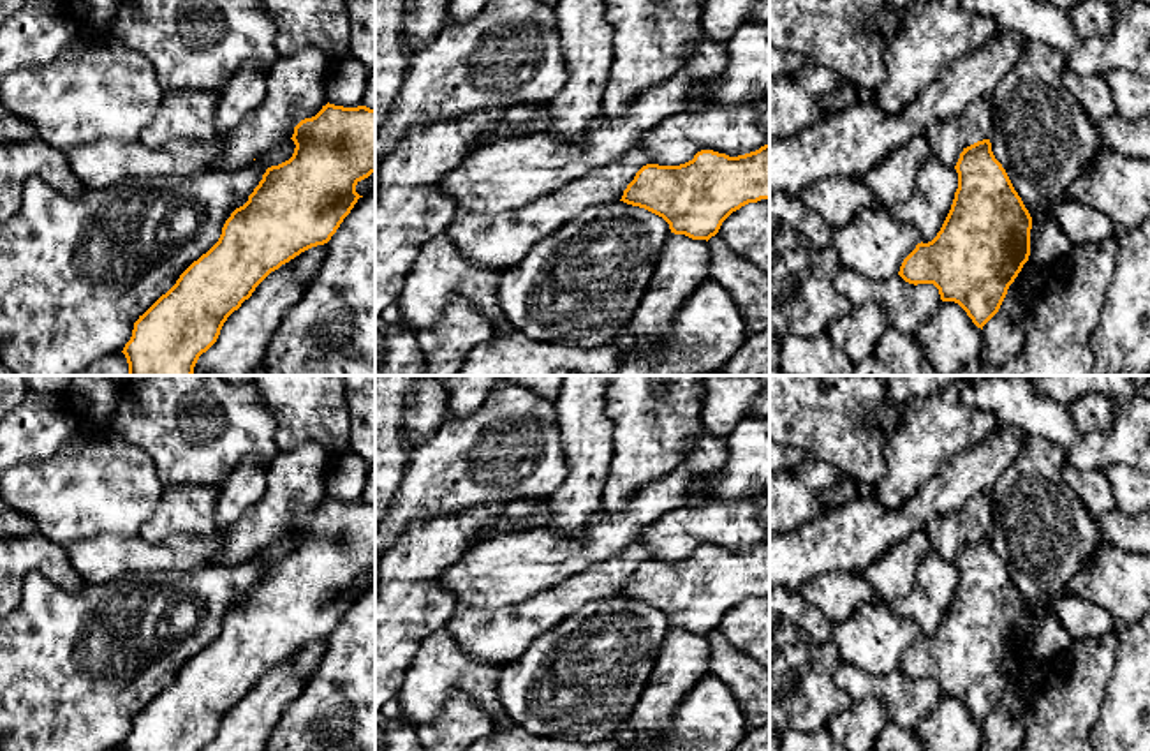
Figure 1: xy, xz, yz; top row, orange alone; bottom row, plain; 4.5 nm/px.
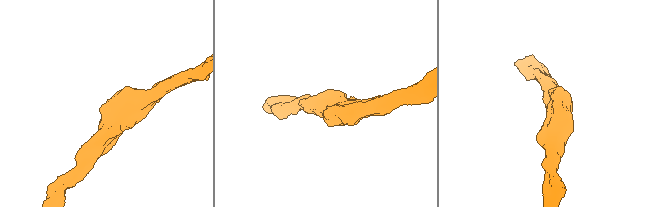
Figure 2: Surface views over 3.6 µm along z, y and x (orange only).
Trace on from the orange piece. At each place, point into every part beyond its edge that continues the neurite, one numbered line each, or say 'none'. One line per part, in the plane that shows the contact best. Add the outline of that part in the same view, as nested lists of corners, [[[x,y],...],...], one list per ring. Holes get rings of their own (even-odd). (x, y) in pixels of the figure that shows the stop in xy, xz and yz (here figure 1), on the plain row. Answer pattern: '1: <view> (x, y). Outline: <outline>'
none

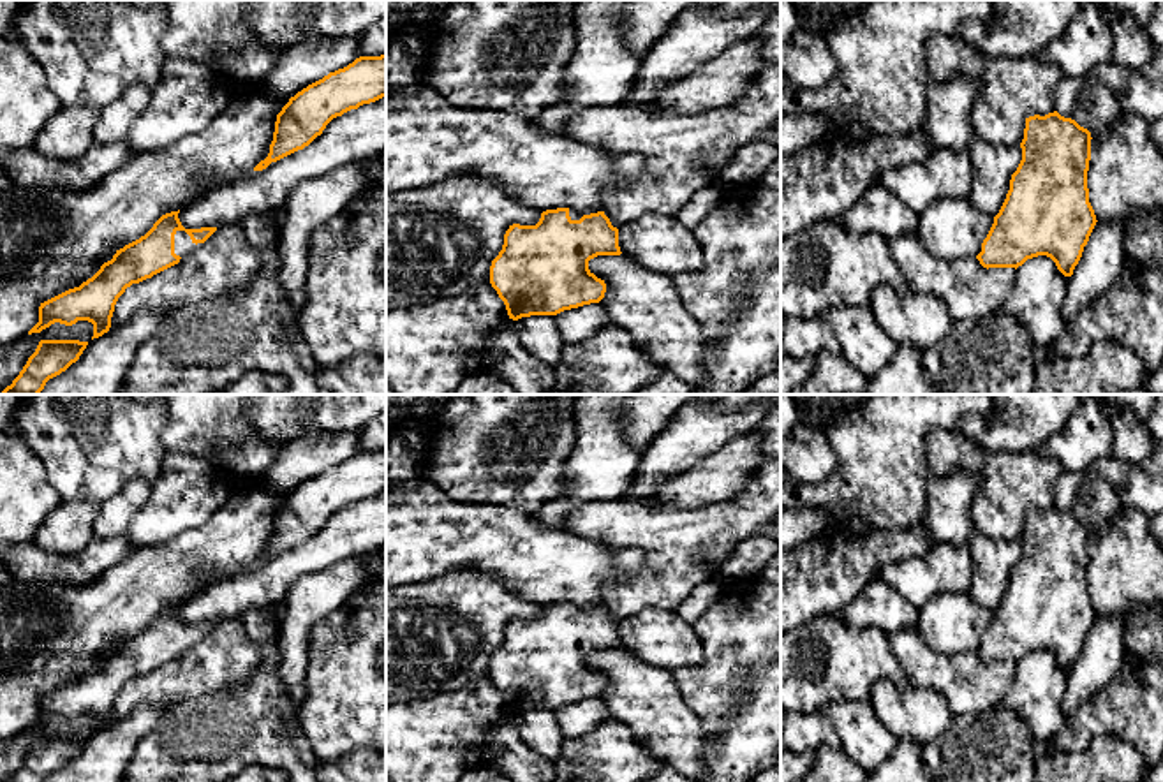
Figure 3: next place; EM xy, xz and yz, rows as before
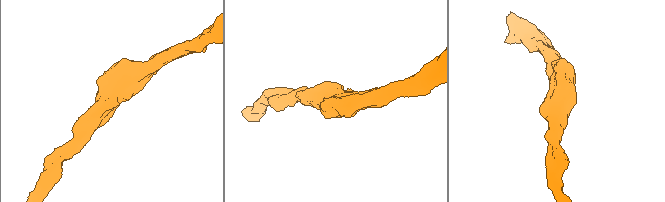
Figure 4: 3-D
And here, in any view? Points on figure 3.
1: xy (184, 640). Outline: [[[176,625],[174,629],[174,648],[181,653],[192,648],[201,638],[194,638],[185,625]]]

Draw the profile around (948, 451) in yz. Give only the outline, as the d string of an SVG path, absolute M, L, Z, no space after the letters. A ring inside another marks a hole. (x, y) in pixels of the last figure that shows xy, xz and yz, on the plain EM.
M936 428L927 435L927 460L934 477L959 470L980 476L971 520L990 539L1020 541L1026 514L1056 505L1054 491L1063 474L1057 458L1036 451L987 453L955 430Z

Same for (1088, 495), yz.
M1093 468L1082 472L1063 470L1054 500L1061 511L1075 514L1091 527L1091 541L1124 509L1117 490Z

